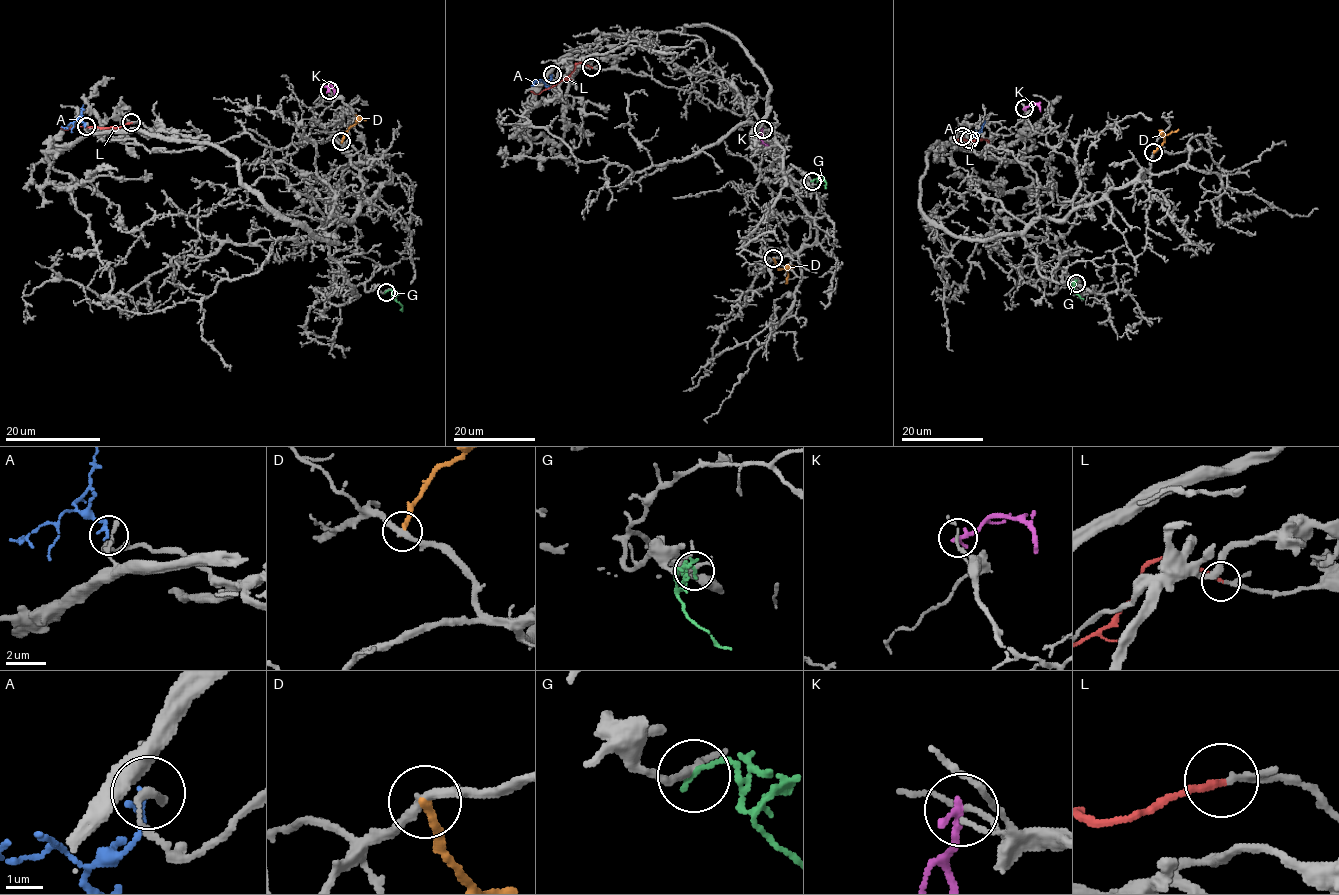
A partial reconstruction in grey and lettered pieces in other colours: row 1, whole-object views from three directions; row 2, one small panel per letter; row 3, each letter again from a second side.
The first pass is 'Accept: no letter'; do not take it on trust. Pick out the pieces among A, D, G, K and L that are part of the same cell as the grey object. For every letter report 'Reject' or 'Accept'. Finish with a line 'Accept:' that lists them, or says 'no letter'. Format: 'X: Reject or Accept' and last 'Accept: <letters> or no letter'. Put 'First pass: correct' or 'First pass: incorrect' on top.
First pass: incorrect
A: Reject
D: Reject
G: Reject
K: Reject
L: Accept
Accept: L

